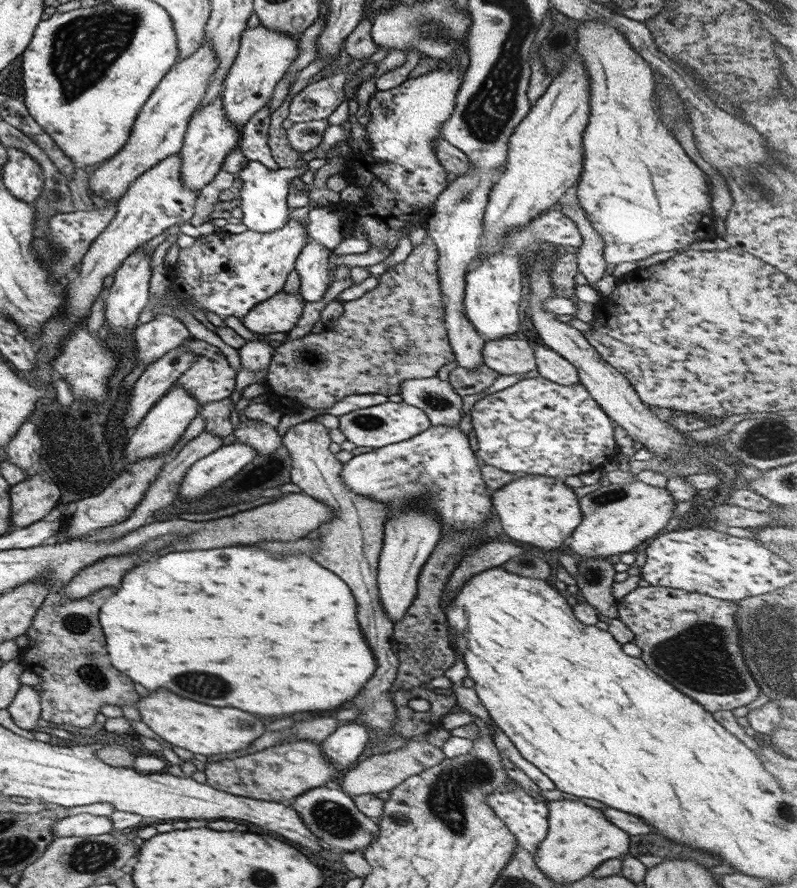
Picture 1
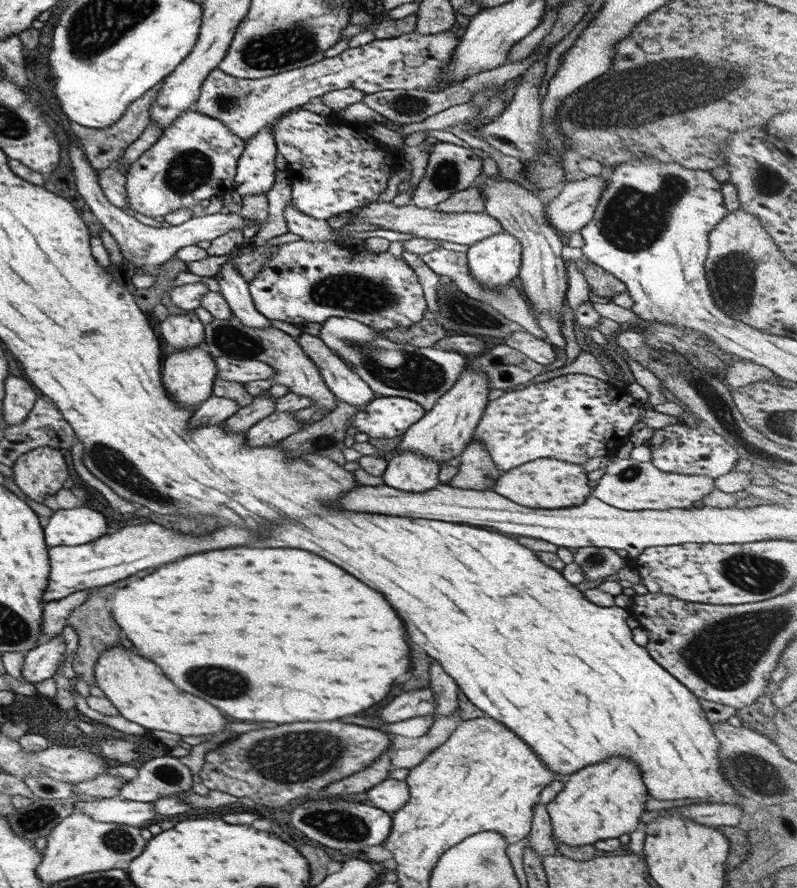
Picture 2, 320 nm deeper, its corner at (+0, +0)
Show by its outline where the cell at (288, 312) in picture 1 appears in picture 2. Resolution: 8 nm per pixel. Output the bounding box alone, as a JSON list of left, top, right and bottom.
[248,238,427,331]

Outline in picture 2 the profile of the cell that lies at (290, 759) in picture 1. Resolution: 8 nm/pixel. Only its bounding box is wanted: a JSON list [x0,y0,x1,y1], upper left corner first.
[197,722,393,808]

